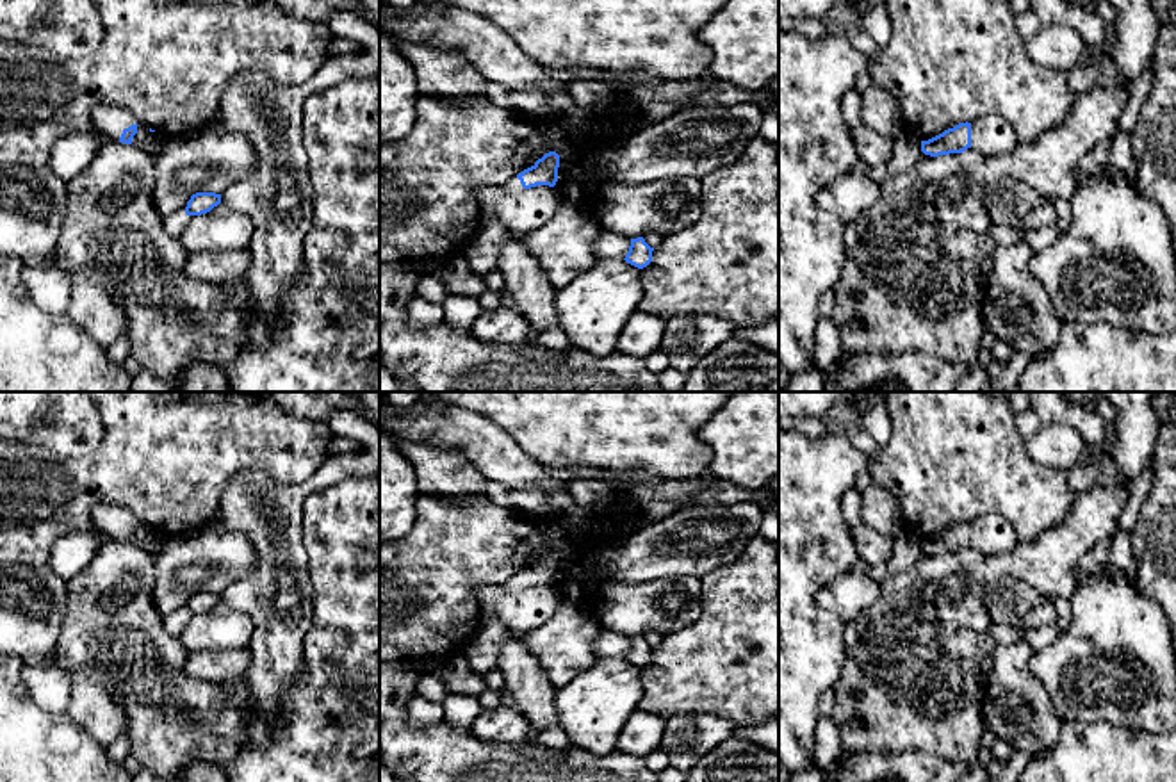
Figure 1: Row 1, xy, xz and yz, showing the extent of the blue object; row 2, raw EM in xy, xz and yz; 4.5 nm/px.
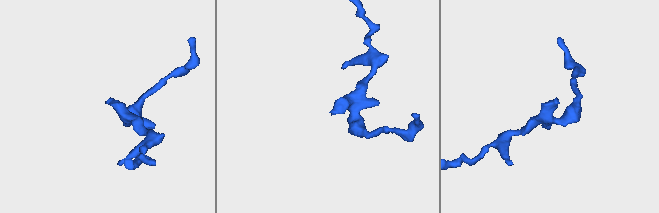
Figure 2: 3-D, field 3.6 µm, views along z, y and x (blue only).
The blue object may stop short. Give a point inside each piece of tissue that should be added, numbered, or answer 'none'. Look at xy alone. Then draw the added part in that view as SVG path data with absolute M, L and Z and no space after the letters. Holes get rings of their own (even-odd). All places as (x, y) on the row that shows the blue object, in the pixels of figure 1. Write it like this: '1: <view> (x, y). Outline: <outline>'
1: xy (111, 120). Outline: M96 107L94 125L105 132L112 141L119 141L125 128L135 125L132 112L121 107Z

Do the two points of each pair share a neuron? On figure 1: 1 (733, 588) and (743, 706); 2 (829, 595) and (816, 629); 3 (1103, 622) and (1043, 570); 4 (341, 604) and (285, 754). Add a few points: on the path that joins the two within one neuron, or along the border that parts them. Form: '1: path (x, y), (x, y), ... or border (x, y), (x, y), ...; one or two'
1: path (745, 617), (743, 677); one
2: border (843, 572), (818, 601), (845, 622); two
3: border (1077, 583), (1068, 599); two
4: path (335, 642), (319, 658), (314, 716); one

